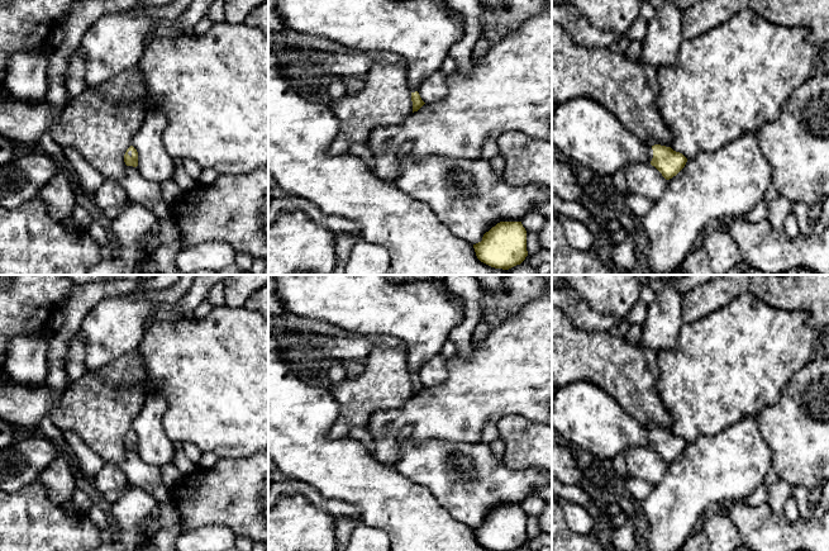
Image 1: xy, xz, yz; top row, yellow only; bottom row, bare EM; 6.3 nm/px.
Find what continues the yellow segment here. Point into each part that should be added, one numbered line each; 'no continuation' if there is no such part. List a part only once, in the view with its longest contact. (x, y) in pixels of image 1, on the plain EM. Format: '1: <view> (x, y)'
1: yz (582, 413)

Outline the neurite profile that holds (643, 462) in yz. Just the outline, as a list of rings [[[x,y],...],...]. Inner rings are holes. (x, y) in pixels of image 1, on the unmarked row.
[[[632,447],[624,452],[630,476],[644,479],[657,485],[666,472],[666,462],[651,447]]]

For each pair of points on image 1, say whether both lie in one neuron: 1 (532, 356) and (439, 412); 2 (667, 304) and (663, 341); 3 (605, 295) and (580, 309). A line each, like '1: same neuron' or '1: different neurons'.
1: same neuron
2: same neuron
3: different neurons

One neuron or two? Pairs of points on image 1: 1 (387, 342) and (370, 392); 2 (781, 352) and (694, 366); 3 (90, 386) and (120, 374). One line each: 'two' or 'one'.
1: two
2: one
3: one

